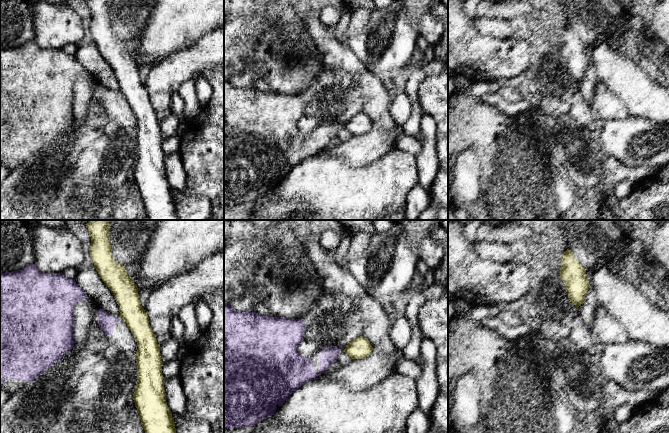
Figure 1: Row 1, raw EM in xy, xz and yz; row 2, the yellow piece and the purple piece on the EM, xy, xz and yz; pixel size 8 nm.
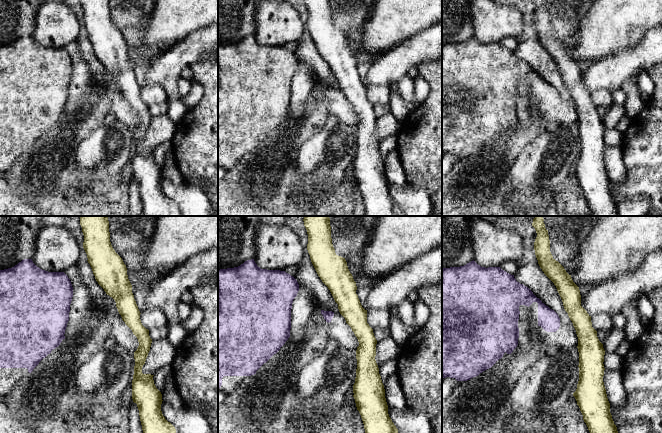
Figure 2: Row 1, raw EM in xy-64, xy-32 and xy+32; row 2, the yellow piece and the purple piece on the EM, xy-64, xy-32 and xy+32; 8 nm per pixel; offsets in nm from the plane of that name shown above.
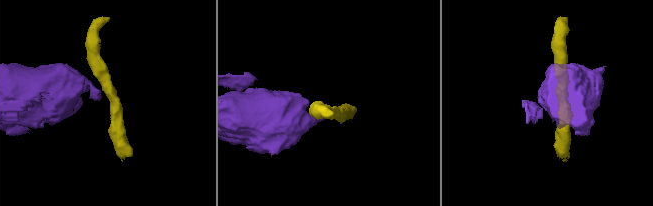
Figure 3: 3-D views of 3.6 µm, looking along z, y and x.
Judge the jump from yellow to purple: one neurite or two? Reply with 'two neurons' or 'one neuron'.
two neurons

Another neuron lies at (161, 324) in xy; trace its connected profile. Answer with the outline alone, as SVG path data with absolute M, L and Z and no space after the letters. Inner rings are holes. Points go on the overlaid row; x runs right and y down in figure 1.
M165 315L149 318L149 324L155 335L171 333L171 318Z

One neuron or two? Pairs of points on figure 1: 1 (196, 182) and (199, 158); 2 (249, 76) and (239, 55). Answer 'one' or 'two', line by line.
1: one
2: one

